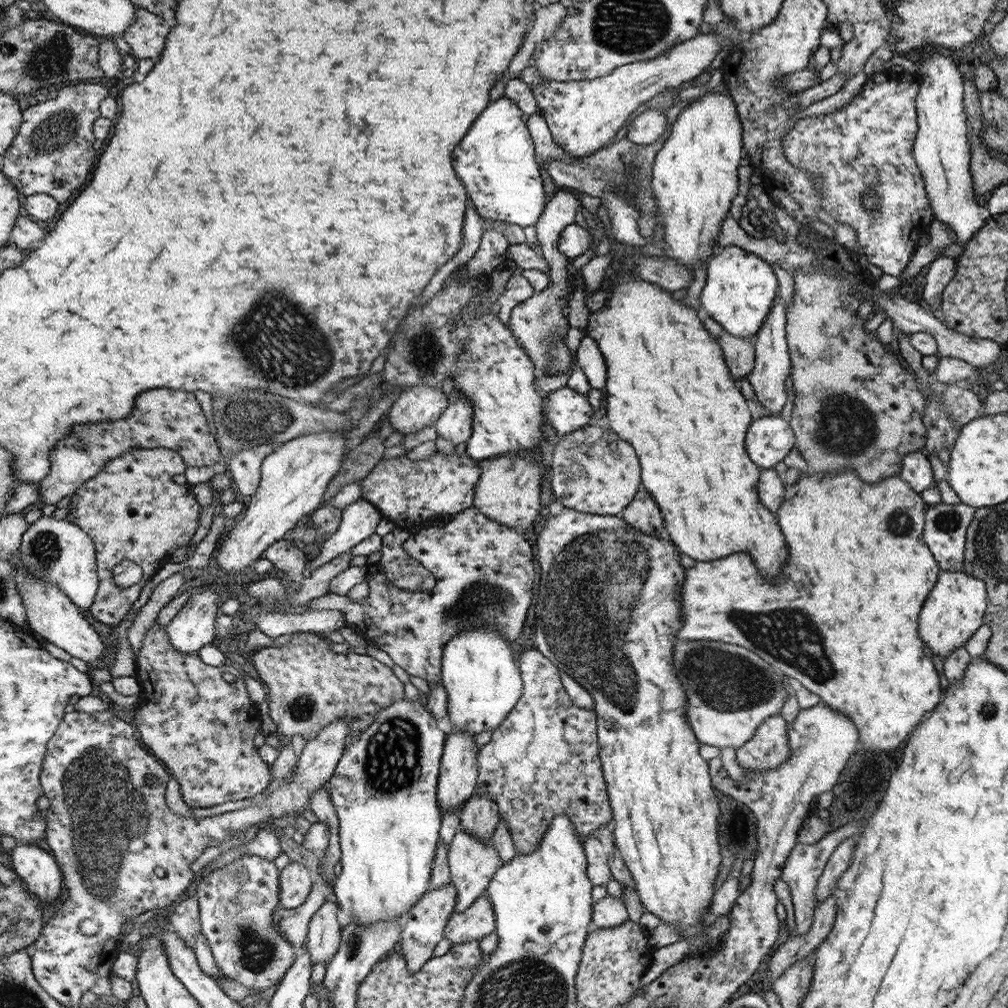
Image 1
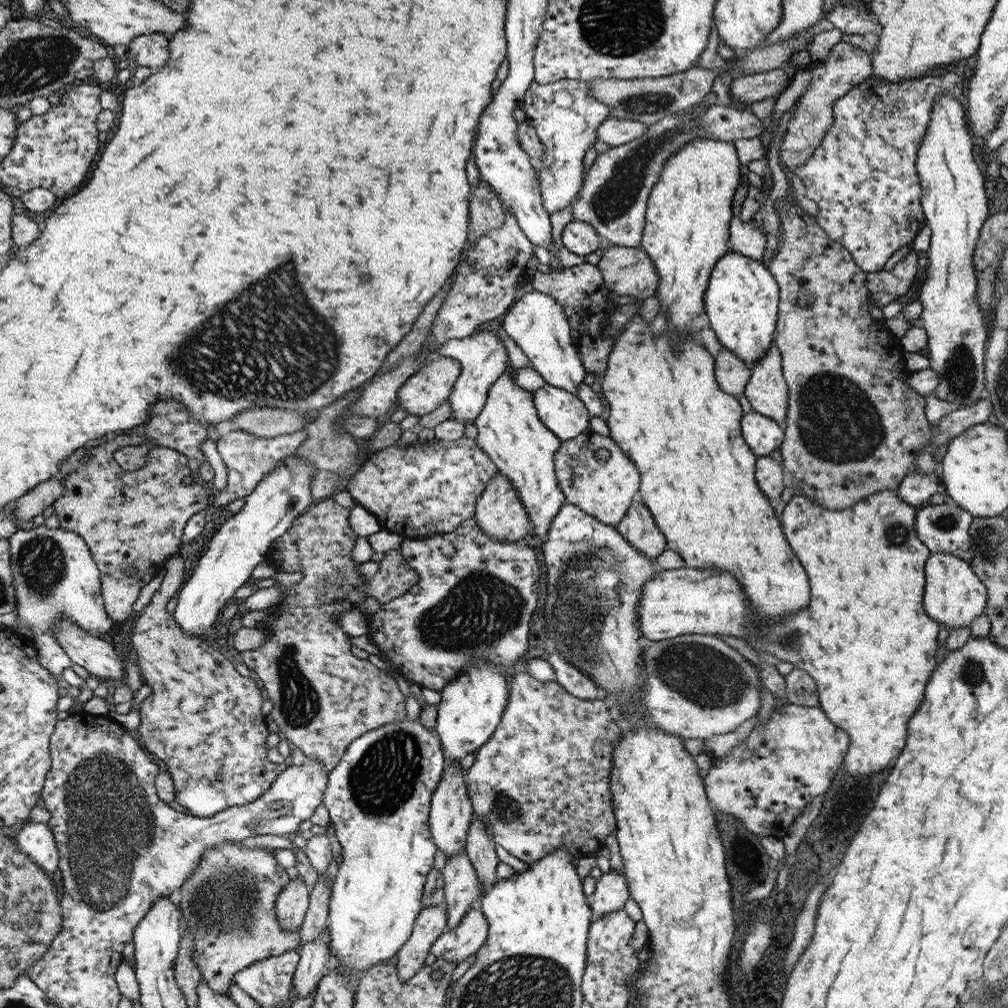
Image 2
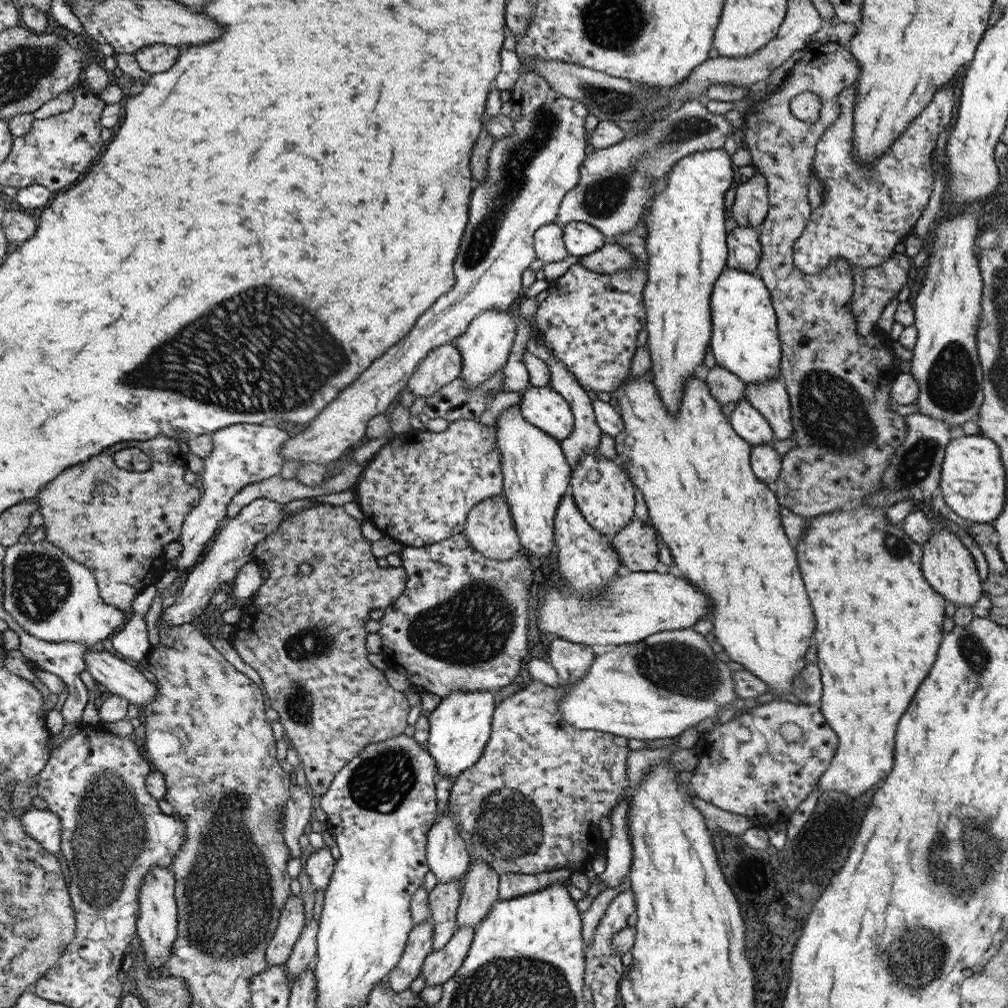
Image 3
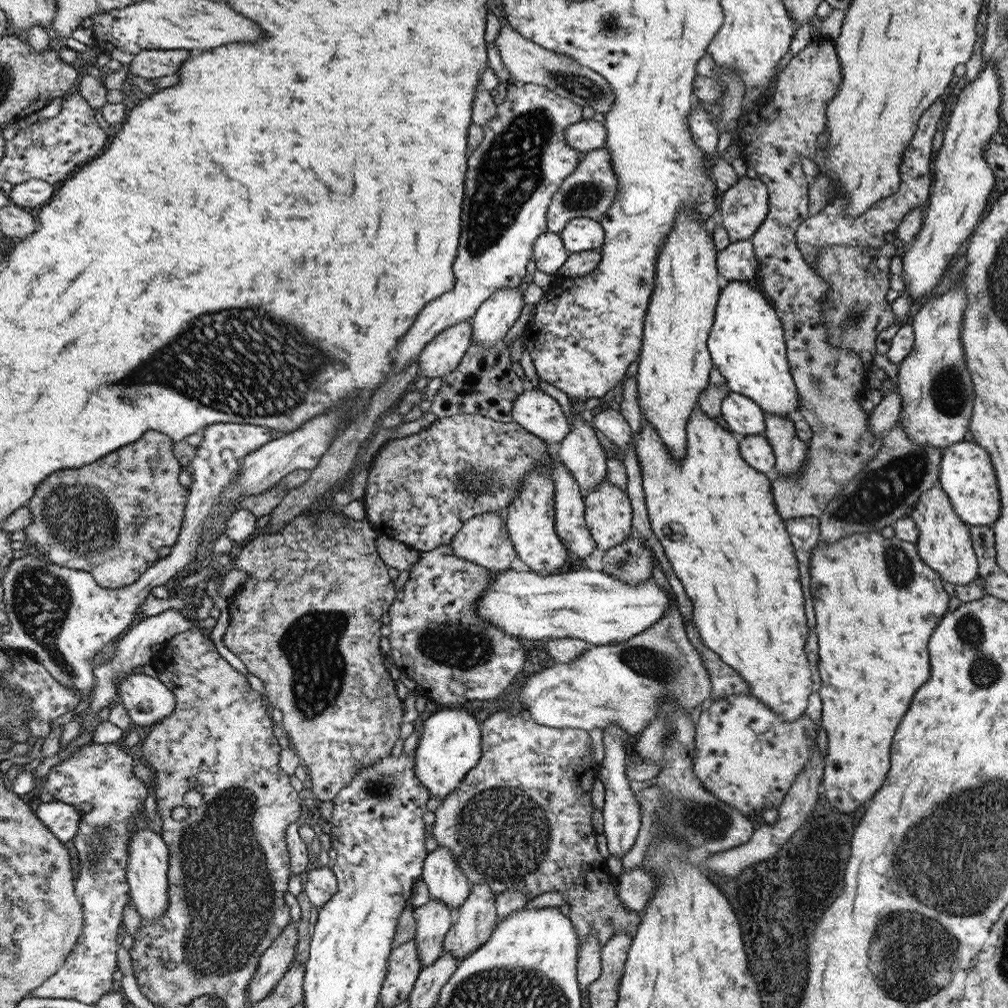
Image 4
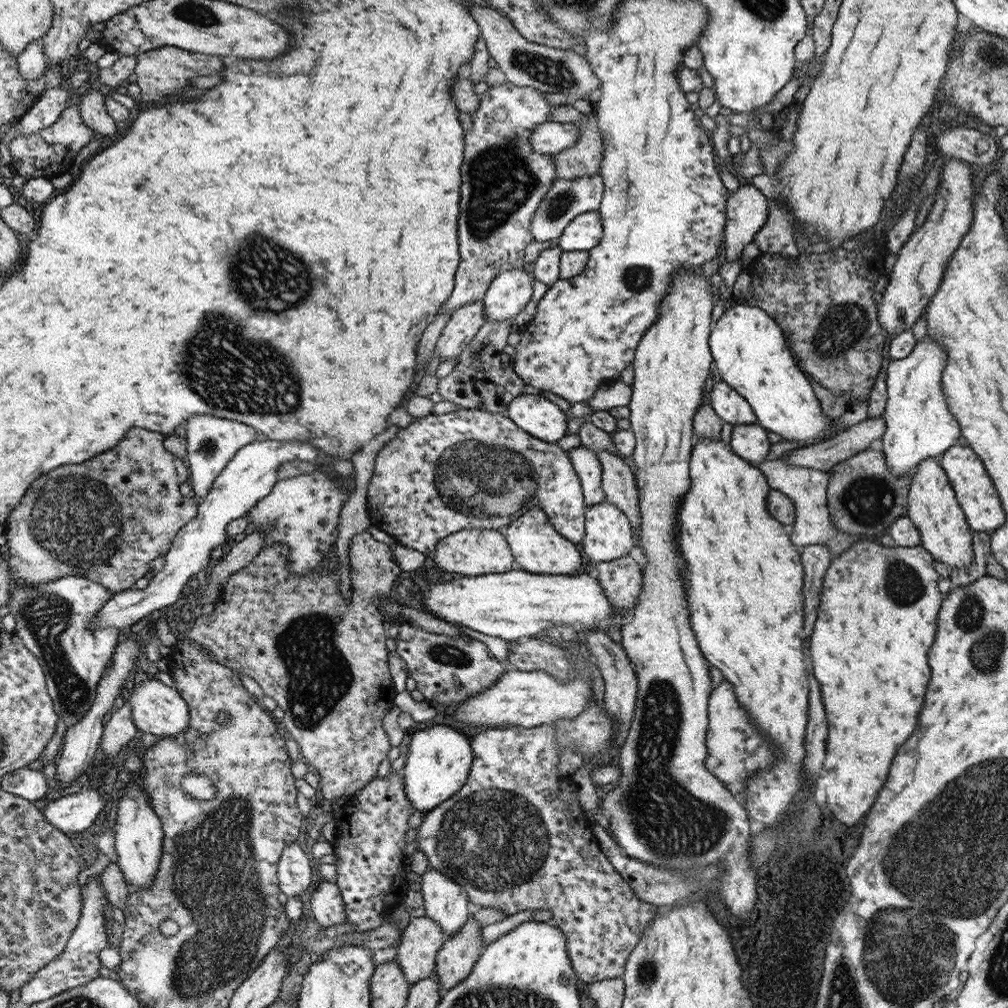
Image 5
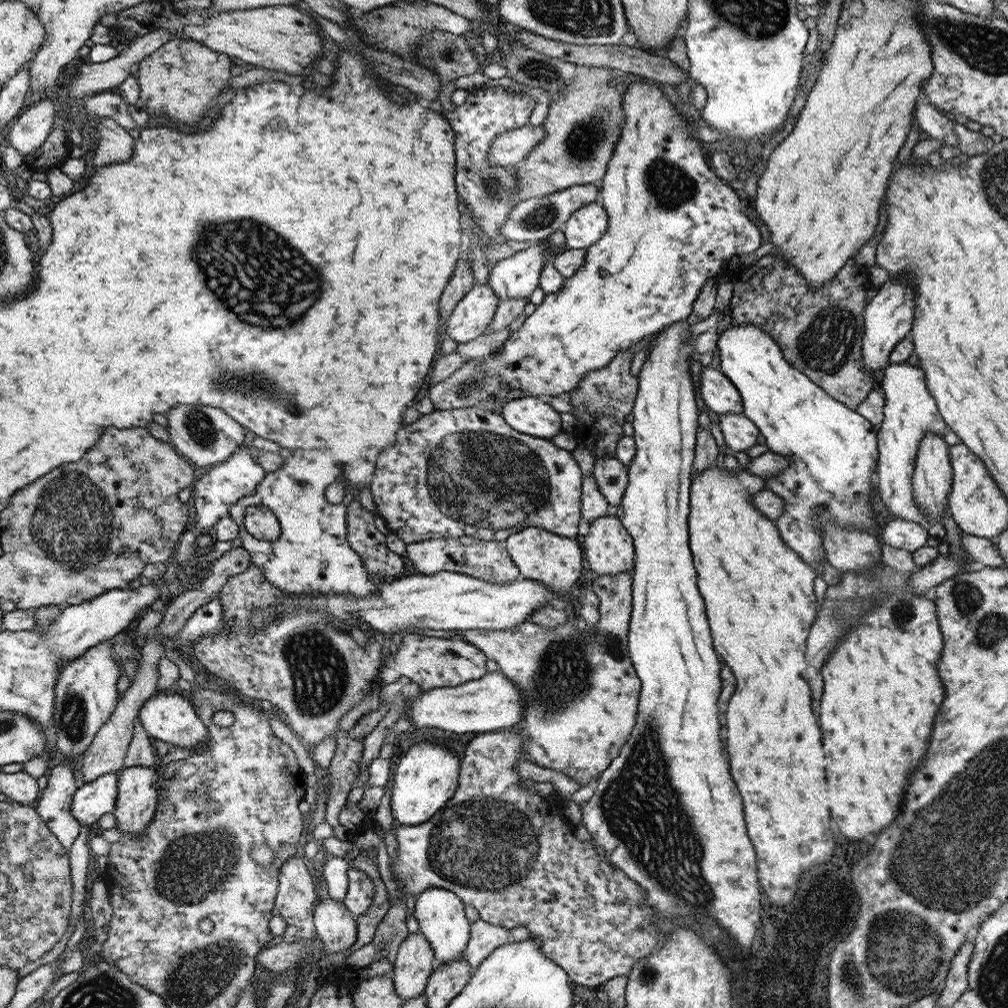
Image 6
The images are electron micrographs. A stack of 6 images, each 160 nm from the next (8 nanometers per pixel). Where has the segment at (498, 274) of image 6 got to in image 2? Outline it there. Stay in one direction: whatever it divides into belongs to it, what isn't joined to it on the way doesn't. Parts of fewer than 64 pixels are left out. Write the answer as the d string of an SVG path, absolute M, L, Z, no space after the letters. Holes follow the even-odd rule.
M485 329L477 334L472 333L470 337L459 340L450 339L444 344L444 348L440 348L439 353L442 357L459 360L462 366L462 372L455 382L449 402L452 409L452 419L455 421L466 421L468 424L475 421L483 412L491 386L510 365L506 348L500 341L500 337L496 335L496 331Z

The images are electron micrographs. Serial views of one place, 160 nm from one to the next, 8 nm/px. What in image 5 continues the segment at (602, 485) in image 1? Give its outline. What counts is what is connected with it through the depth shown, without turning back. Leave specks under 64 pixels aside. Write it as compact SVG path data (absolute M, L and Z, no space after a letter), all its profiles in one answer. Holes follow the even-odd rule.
M610 501L588 507L587 537L580 545L592 562L612 562L628 555L634 546L628 519L624 511Z

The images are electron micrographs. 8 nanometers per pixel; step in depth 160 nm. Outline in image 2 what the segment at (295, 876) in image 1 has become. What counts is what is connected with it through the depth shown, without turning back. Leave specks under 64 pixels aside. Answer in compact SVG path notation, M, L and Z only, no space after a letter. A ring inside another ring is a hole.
M300 875L292 879L284 890L280 891L279 901L276 902L278 919L285 931L300 928L309 908L309 892L306 883Z

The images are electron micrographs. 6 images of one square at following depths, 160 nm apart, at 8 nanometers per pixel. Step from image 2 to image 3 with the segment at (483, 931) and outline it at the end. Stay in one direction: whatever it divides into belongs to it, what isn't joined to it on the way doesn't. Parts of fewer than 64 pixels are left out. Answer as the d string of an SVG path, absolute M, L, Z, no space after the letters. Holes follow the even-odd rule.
M462 925L440 950L435 948L424 961L423 973L426 986L432 984L445 984L458 972L467 958L471 945L475 940L474 927Z

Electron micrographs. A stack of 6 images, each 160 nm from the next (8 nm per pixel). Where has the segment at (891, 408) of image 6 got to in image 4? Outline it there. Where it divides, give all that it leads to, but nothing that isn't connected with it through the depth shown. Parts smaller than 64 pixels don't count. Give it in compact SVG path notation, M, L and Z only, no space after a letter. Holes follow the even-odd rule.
M954 284L942 296L922 304L913 321L909 321L915 334L915 344L899 365L898 378L894 382L903 400L898 423L920 446L946 448L963 441L971 427L974 387L960 342L966 301L968 298L962 286Z

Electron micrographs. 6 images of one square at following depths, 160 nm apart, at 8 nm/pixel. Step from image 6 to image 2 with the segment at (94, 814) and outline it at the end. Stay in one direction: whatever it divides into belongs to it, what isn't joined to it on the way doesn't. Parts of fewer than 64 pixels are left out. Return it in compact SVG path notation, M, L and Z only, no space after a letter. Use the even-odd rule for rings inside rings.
M28 822L15 831L14 840L20 851L27 854L44 872L58 870L58 851L56 838L48 829L48 824Z

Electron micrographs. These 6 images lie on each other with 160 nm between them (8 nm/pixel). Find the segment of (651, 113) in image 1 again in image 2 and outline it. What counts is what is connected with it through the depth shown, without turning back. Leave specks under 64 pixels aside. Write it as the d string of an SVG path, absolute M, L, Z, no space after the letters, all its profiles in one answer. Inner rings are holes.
M610 117L599 126L598 139L612 147L628 144L641 136L648 130L648 125L640 121L630 119L617 119Z

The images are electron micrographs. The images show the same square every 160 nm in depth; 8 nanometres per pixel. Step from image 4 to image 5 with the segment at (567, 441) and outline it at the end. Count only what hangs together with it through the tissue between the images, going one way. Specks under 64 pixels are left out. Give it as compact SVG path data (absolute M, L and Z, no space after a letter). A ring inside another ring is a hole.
M581 444L569 450L568 454L571 454L579 481L583 483L588 506L600 504L605 500L605 492L602 488L602 465L597 453Z

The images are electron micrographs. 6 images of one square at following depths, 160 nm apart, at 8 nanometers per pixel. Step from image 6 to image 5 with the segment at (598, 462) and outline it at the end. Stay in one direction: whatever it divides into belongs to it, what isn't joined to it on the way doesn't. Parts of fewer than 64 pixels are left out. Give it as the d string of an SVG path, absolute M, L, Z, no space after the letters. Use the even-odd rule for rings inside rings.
M601 450L597 453L602 465L602 488L605 500L614 503L631 519L632 530L639 536L641 512L635 474L618 454Z

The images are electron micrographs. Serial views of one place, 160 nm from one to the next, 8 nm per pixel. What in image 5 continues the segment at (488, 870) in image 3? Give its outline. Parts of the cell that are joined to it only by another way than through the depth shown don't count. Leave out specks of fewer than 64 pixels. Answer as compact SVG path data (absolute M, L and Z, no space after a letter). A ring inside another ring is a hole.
M476 917L467 920L460 932L446 938L435 962L441 993L463 981L478 962L486 948L483 925Z

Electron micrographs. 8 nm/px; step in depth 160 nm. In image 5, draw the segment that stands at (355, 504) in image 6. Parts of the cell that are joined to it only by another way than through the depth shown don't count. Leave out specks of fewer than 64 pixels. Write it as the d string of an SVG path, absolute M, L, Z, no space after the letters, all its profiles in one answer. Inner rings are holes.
M367 530L357 534L349 546L352 582L349 601L340 595L340 566L316 566L305 575L297 575L289 571L288 556L291 548L286 543L263 546L248 566L233 572L215 602L214 612L198 617L188 638L201 644L213 656L212 661L254 678L264 694L274 698L284 710L282 724L288 736L300 746L304 762L318 772L324 799L334 802L372 782L378 766L393 747L382 724L397 693L386 666L388 650L382 628L382 602L392 590L394 578L405 573L394 563L391 546L374 539Z

